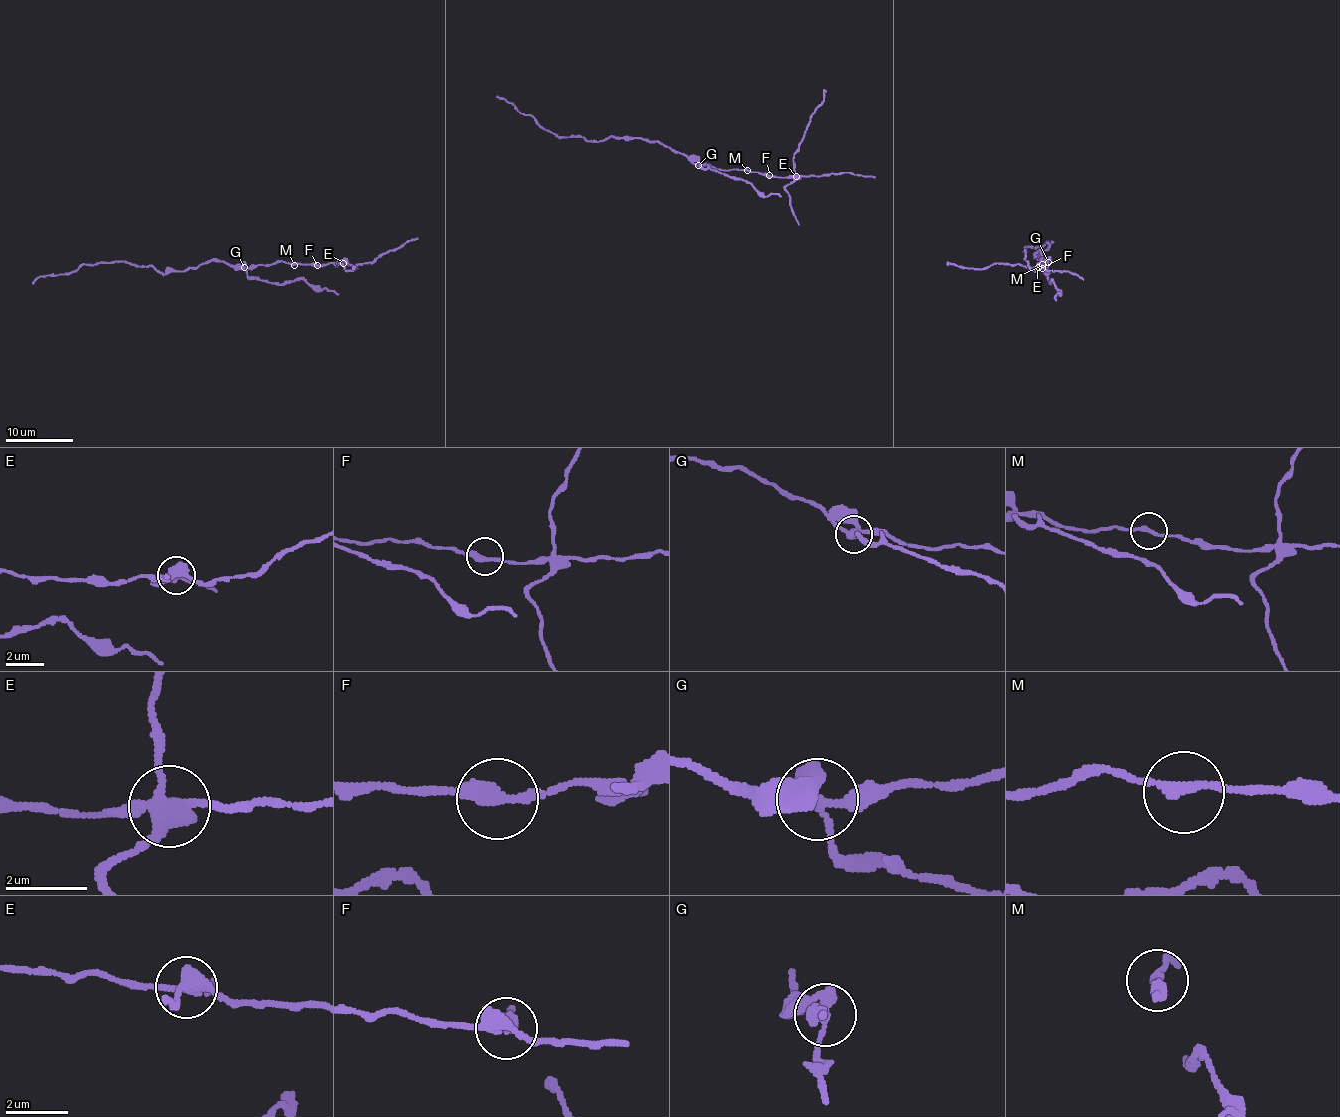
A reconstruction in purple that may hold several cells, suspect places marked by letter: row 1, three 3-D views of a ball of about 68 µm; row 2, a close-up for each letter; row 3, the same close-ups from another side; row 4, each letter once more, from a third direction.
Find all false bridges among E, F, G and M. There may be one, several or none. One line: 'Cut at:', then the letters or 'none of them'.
Cut at: E, G

